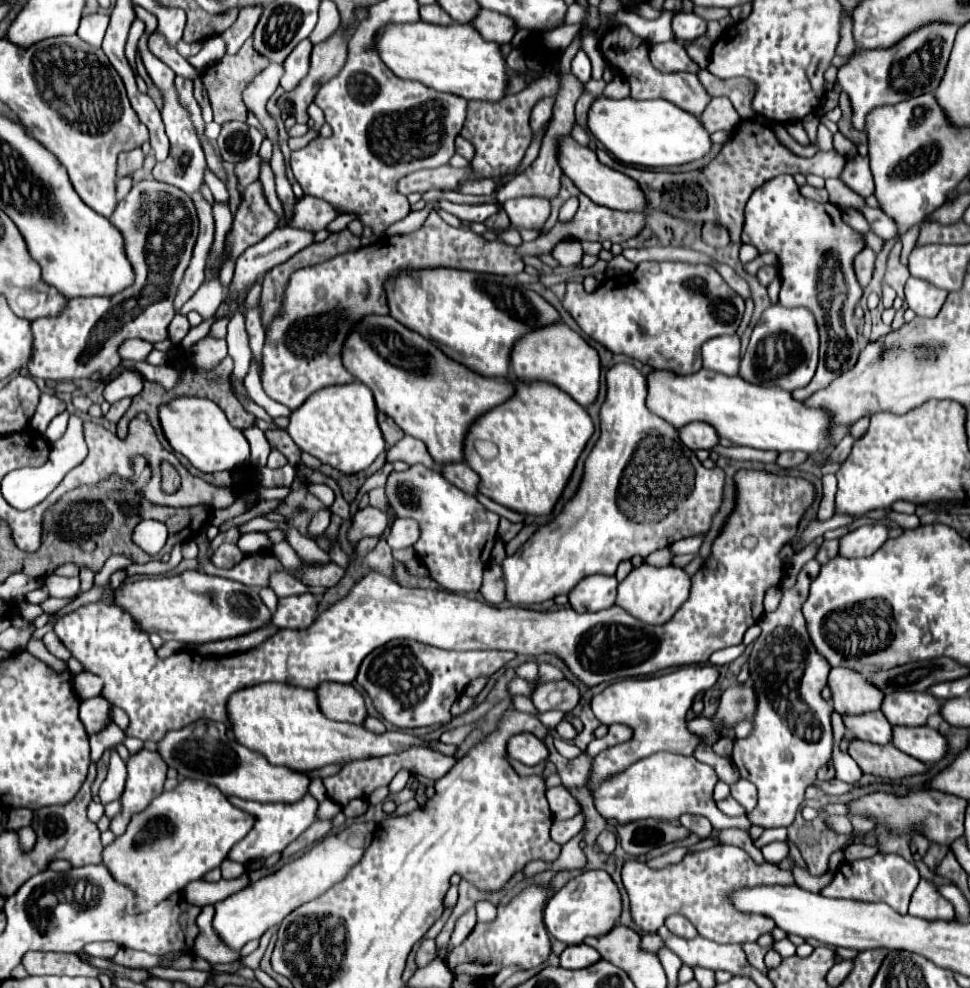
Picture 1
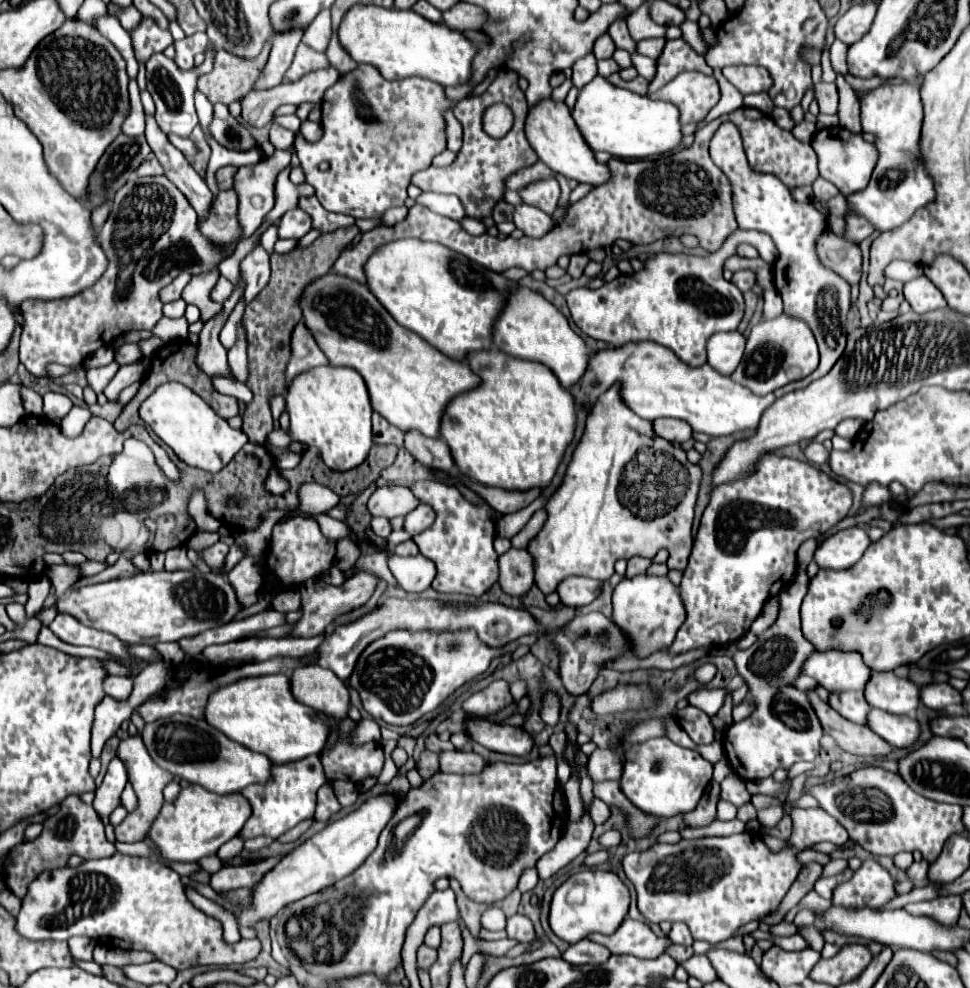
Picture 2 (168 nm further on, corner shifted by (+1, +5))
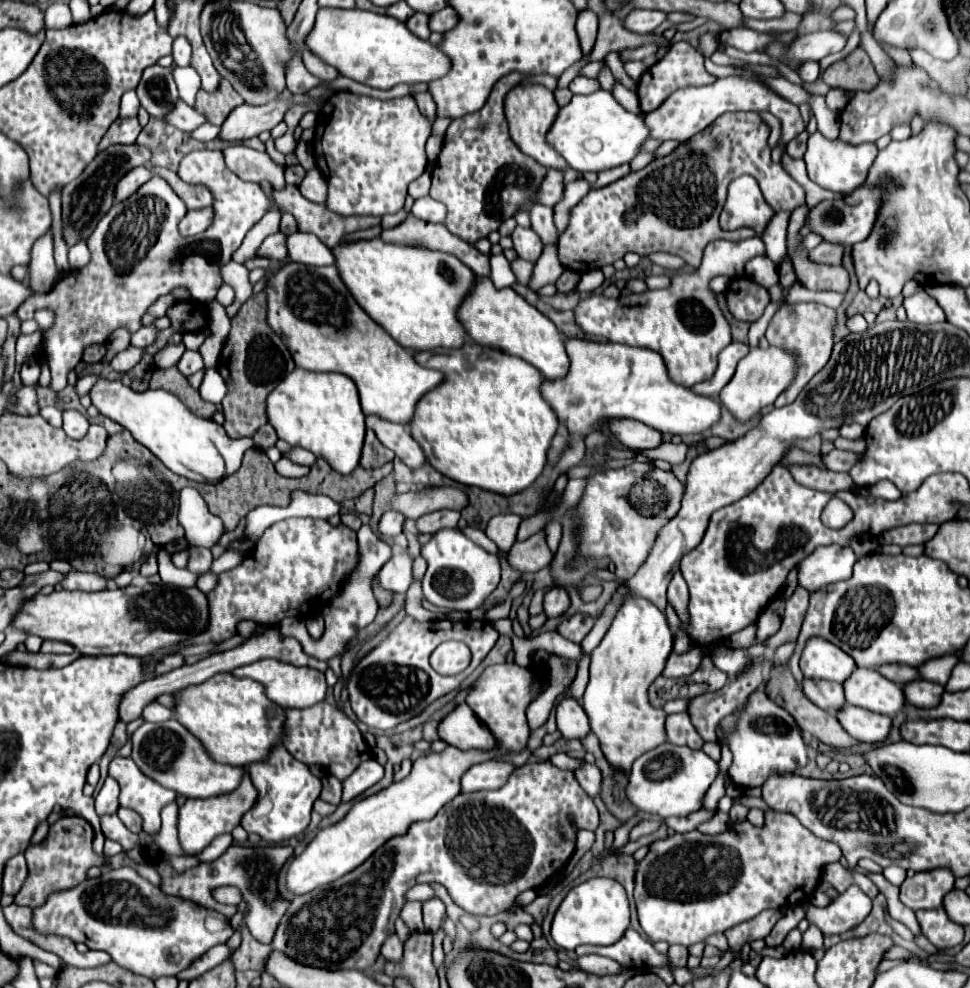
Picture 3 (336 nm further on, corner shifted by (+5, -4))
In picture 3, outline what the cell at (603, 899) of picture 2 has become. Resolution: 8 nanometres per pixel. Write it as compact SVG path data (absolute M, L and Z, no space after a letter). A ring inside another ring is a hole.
M596 877L574 887L552 921L552 939L556 945L574 951L578 945L612 945L630 927L630 905L624 887L614 879Z

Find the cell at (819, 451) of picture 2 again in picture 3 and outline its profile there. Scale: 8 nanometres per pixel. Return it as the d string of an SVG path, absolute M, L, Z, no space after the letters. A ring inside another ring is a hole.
M834 449L828 455L822 457L824 465L832 471L850 471L852 465L856 465L864 455L862 453L854 453L854 451L842 451L842 449Z

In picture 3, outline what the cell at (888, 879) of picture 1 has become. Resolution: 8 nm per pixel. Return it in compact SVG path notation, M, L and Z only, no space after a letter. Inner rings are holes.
M850 887L826 907L810 905L806 909L806 919L816 925L824 935L840 935L860 925L868 913L870 897L864 895L858 887Z

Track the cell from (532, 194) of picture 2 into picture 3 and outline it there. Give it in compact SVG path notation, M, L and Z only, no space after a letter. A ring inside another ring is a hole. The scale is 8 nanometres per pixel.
M532 205L530 207L530 219L532 219L532 229L538 233L544 245L556 245L558 243L558 231L552 219L552 207L546 205Z

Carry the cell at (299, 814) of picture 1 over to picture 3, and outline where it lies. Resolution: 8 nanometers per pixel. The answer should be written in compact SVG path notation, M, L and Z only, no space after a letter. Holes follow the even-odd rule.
M282 743L274 745L268 757L264 761L254 761L252 765L248 765L252 783L258 789L258 801L242 817L240 825L248 833L258 833L268 843L282 843L308 827L312 803L320 795L322 781L310 773L308 765L296 761Z

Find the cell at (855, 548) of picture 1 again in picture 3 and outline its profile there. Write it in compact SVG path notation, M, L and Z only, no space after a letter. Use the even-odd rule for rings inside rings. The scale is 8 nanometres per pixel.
M828 545L818 547L798 565L798 585L808 593L820 591L830 583L846 581L852 577L852 565L856 563L856 555L848 547Z

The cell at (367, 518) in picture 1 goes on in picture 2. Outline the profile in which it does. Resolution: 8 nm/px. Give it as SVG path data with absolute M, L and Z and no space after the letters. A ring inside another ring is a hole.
M382 486L370 496L368 512L372 516L384 516L390 520L396 516L406 516L416 506L418 500L406 486Z

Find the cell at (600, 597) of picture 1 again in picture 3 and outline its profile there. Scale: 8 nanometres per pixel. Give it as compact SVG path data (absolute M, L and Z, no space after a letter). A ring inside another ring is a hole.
M552 587L544 595L544 613L546 617L562 617L570 607L570 597L562 587Z

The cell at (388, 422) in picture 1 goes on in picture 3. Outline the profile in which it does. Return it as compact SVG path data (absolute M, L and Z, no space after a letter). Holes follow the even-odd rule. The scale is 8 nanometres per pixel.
M368 429L366 431L366 439L364 439L362 457L360 457L360 467L364 467L364 469L376 469L376 467L386 465L392 459L394 459L394 453L388 447L380 445L378 437Z

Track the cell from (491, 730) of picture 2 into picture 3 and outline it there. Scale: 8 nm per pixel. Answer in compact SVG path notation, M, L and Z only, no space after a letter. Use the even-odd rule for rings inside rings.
M460 703L452 713L448 713L440 721L438 735L442 741L462 751L468 749L490 751L496 747L496 741L492 739L488 727L474 715L474 711L466 703Z

